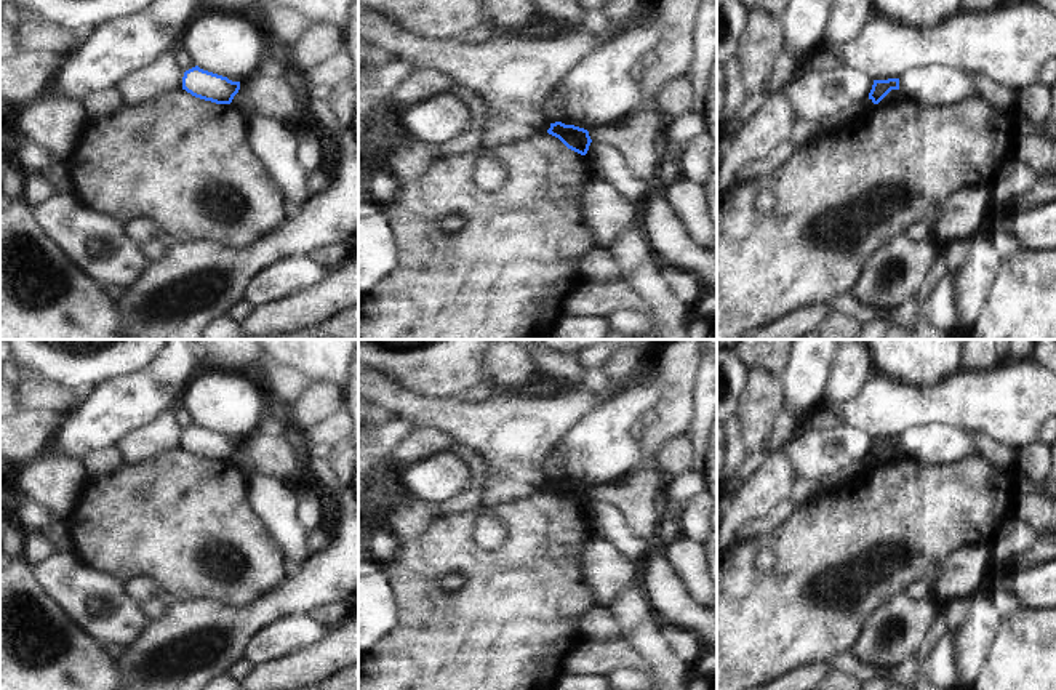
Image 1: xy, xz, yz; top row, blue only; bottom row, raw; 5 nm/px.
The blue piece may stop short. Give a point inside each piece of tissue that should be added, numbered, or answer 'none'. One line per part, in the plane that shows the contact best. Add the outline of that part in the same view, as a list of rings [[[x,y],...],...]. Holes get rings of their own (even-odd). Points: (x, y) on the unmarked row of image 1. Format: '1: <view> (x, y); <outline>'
none

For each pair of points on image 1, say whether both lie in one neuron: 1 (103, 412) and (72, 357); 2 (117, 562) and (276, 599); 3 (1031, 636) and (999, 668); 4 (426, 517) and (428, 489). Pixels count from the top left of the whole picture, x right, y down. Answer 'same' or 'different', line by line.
1: different
2: different
3: same
4: different

